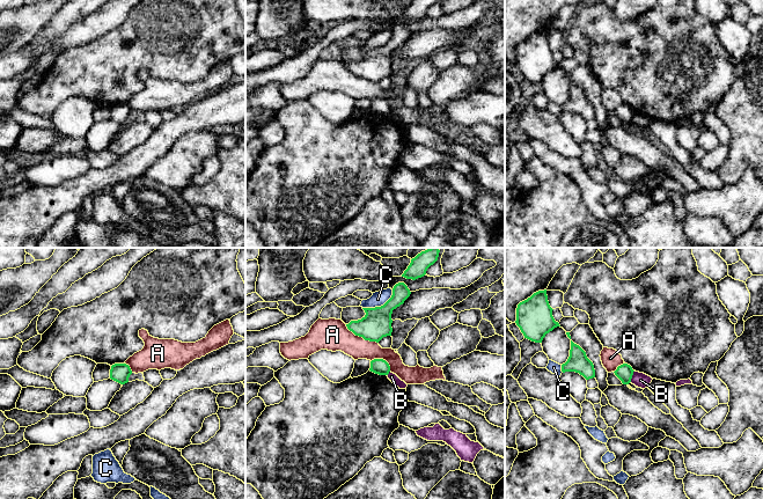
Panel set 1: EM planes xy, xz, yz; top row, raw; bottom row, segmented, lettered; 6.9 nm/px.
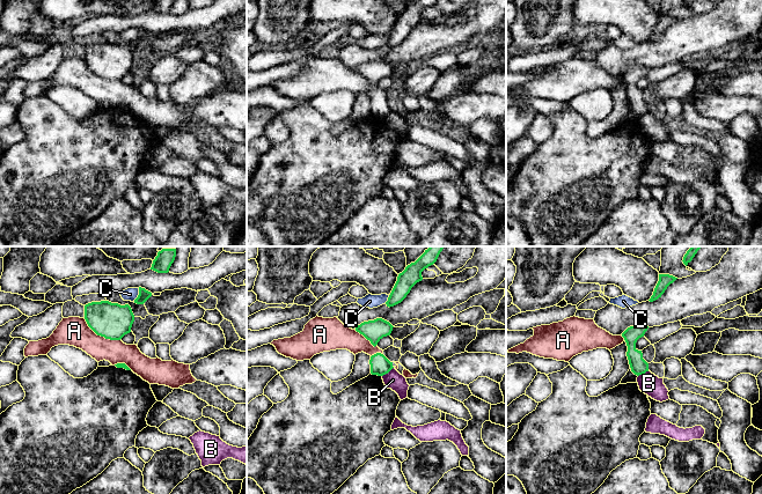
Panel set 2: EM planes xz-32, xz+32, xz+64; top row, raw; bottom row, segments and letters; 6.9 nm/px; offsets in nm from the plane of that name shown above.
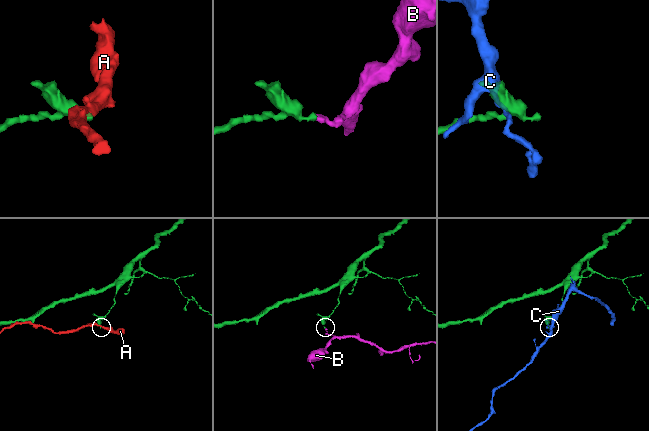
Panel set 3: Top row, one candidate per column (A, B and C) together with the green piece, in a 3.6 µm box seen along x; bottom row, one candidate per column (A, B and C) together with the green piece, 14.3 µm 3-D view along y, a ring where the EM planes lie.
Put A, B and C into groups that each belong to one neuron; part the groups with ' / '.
A / B / C

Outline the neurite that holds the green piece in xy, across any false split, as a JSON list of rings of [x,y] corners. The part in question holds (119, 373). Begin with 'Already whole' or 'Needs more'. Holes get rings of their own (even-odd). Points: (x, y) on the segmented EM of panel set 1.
Already whole. [[[115,364],[110,369],[110,379],[120,384],[127,383],[131,374],[132,370],[126,364]]]

